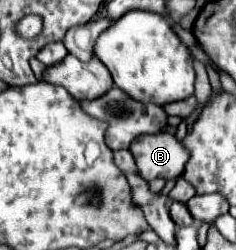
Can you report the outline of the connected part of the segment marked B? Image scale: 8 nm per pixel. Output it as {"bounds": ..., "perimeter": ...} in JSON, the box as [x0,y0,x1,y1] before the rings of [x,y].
{"bounds":[131,131,189,181],"perimeter":[[[167,131],[139,135],[135,143],[131,143],[131,153],[135,155],[135,163],[147,181],[157,177],[175,179],[183,175],[189,161],[189,151],[173,133]]]}

